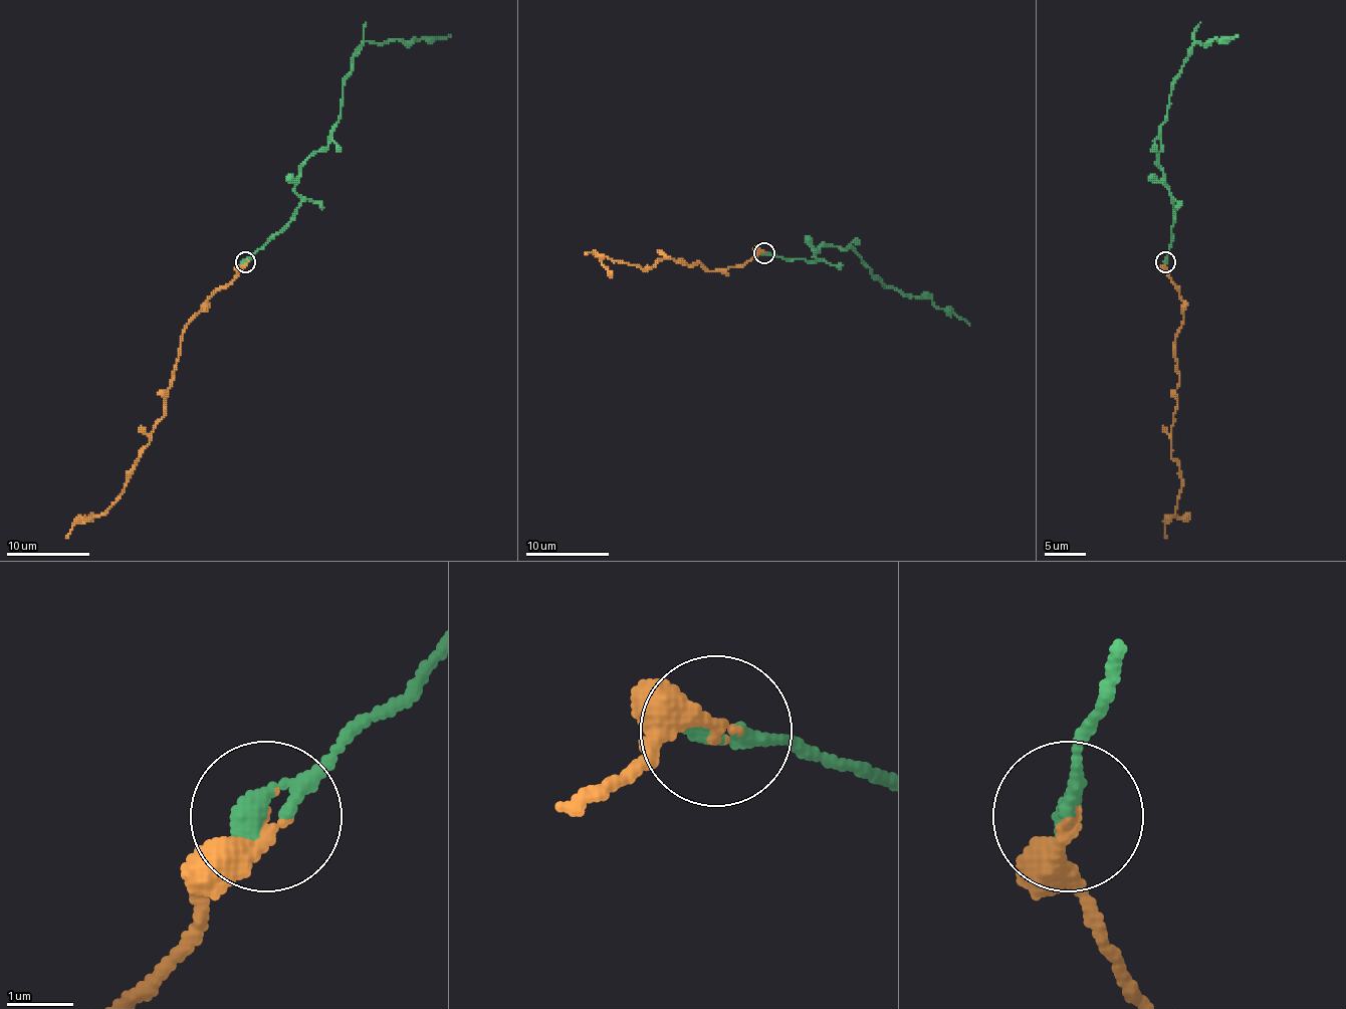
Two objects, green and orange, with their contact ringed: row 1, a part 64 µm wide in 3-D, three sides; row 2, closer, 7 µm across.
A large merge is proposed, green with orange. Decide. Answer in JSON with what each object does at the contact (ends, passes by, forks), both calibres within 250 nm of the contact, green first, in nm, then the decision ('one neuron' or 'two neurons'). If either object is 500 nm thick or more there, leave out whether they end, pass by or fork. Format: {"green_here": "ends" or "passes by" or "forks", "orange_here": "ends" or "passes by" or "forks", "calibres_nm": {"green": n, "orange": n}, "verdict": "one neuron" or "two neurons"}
{"green_here": "ends", "orange_here": "ends", "calibres_nm": {"green": 340, "orange": 240}, "verdict": "one neuron"}

